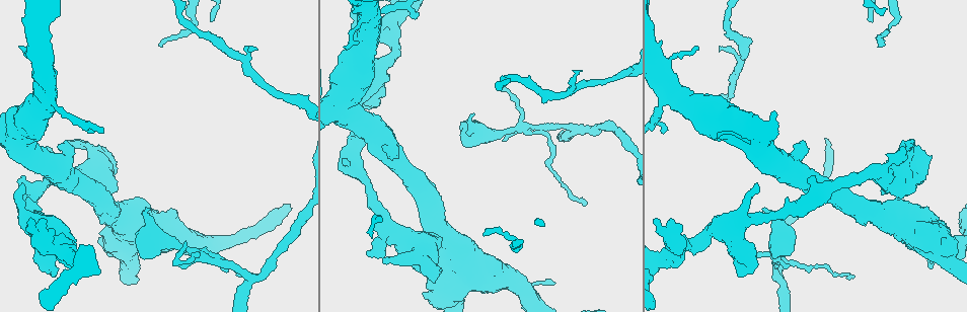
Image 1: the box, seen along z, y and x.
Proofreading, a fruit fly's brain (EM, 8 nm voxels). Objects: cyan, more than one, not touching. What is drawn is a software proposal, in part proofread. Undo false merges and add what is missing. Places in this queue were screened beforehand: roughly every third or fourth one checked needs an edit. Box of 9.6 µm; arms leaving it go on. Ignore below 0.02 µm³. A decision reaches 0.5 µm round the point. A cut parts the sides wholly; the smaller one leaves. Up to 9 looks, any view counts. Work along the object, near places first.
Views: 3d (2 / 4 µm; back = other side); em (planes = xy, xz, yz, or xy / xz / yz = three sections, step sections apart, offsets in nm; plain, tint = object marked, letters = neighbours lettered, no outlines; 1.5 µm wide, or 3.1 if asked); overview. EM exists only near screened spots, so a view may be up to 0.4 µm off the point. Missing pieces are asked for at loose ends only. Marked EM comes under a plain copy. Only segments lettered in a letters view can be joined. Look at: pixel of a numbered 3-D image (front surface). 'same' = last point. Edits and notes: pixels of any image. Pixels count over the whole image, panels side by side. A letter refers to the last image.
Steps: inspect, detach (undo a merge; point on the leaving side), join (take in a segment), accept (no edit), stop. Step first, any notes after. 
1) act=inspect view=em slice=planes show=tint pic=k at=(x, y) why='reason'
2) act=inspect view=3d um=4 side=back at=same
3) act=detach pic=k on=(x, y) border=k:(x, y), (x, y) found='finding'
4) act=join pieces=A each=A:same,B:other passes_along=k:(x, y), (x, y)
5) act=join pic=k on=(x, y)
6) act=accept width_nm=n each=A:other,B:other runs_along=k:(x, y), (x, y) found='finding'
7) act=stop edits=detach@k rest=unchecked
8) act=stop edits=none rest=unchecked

act=inspect view=em slice=planes show=letters pic=1 at=(256, 49) why='thin end'

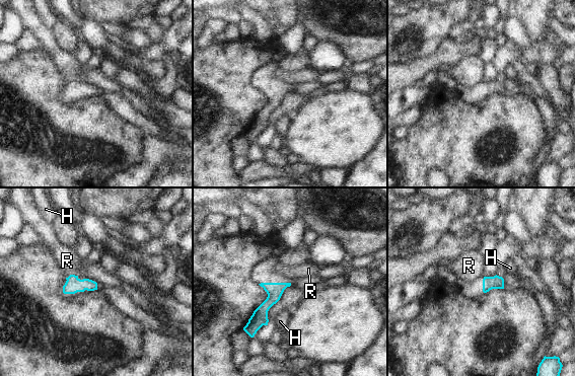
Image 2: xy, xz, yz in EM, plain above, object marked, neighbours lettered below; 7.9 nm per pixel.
act=accept each=H:other,R:other runs_along=2:(284, 285), (264, 307), (250, 330) found='no lettered segment goes on from it'

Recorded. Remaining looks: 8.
act=inspect view=em slice=planes show=letters pic=1 at=(64, 141)

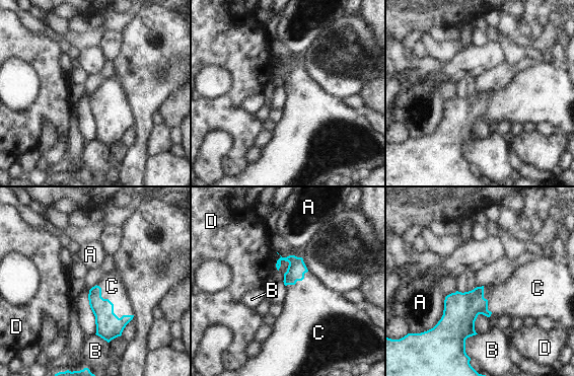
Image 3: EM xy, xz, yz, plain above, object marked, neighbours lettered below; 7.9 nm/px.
act=join pieces=C each=A:other,B:other,C:same,D:other passes_along=3:(109, 326), (113, 306), (112, 286) found='the neuron continues'

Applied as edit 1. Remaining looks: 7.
act=inspect view=3d um=4 side=back pic=1 at=(343, 158) why='branch stops here'

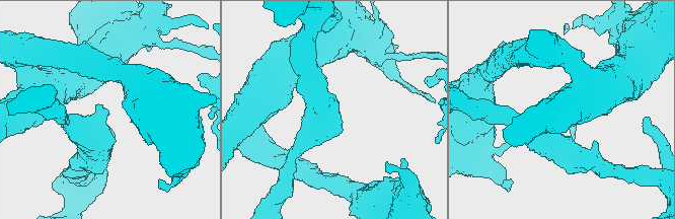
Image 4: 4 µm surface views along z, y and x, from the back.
act=inspect view=em slice=yz step=8 show=letters pic=4 at=(108, 115) why='need the tissue'

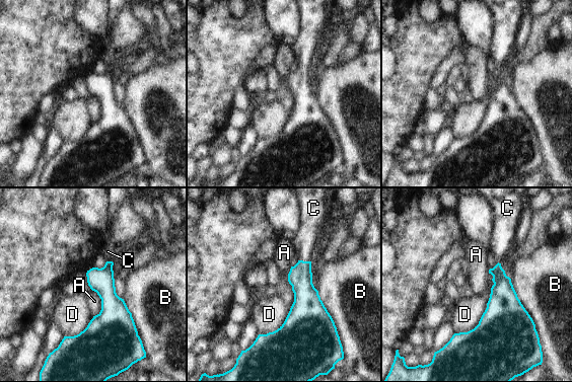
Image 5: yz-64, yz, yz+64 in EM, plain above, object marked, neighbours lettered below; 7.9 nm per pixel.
act=inspect view=em slice=planes show=letters at=same

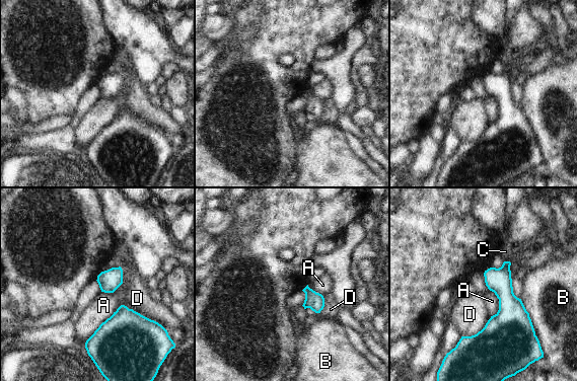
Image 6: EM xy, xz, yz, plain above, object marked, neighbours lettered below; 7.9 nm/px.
act=join pieces=C each=A:other,B:other,C:same,D:other passes_along=6:(499, 281), (506, 261), (505, 251) found='the neuron continues'

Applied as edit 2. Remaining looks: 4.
act=inspect view=3d um=4 pic=1 at=(148, 208) why='thick end'

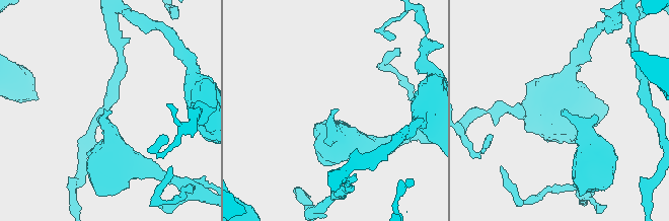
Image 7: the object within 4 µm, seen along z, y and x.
act=inspect view=em slice=planes show=letters pic=7 at=(110, 111)

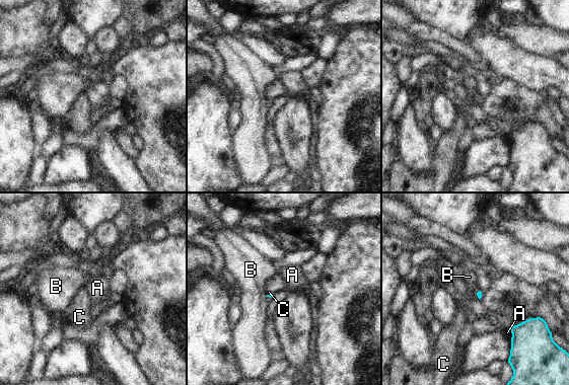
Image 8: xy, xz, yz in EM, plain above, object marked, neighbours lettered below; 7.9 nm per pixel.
act=accept each=A:other,B:other,C:other border=8:(509, 329), (511, 338) found='none of them fits'

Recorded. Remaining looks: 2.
act=stop edits=join@3,join@6 rest=unchecked

